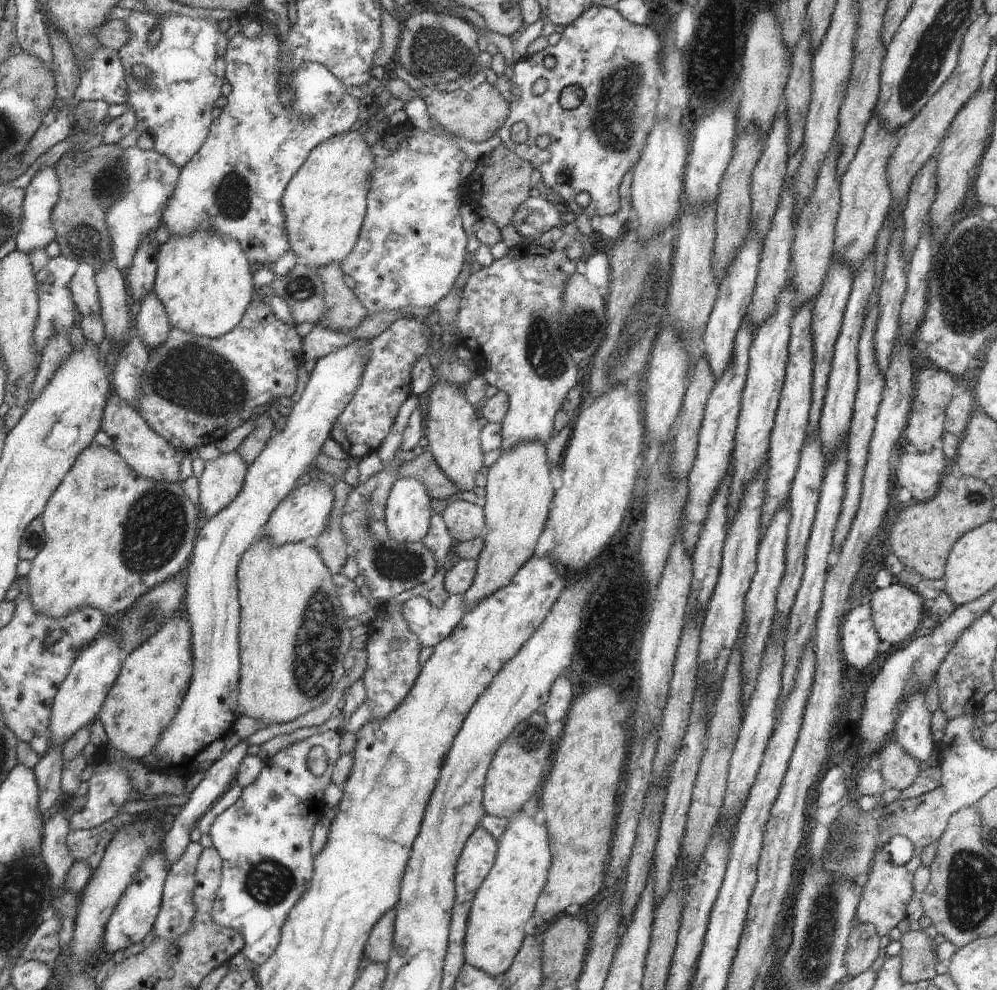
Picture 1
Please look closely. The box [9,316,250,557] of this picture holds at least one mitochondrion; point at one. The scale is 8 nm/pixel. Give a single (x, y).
(34, 539)

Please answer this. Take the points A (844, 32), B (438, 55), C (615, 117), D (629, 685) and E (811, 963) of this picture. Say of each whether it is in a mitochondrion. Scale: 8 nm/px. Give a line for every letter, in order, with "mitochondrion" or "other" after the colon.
A: other
B: mitochondrion
C: mitochondrion
D: other
E: mitochondrion

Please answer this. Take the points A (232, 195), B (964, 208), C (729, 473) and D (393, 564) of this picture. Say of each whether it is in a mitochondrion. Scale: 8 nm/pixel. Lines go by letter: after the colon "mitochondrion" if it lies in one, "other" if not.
A: mitochondrion
B: other
C: other
D: mitochondrion

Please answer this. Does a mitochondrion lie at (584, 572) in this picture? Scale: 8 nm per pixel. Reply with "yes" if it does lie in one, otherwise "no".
no

